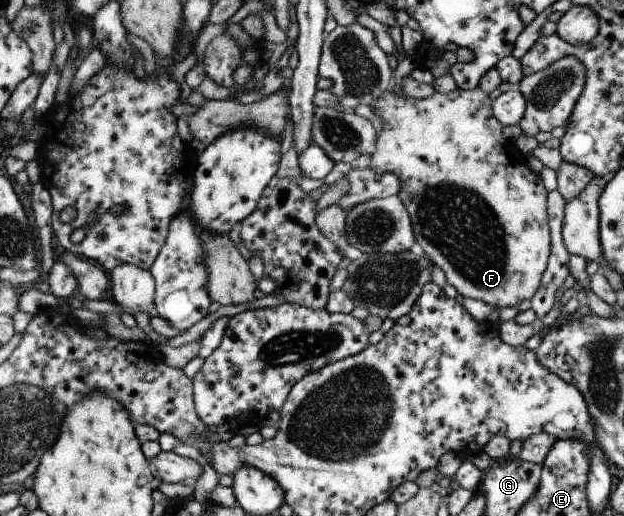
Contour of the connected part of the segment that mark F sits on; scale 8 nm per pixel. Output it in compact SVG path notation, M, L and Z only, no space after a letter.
M479 86L467 90L458 88L450 94L436 92L428 98L414 98L406 94L397 96L392 89L389 89L371 107L375 116L382 120L382 130L380 130L376 150L372 153L372 162L369 167L380 176L389 172L396 174L402 180L402 188L398 196L411 213L416 242L422 246L426 255L430 256L433 262L447 274L449 284L466 298L482 300L490 306L501 309L520 306L524 300L530 300L534 292L538 290L542 272L546 268L546 258L548 258L548 212L546 212L546 190L542 186L542 180L538 174L528 170L525 154L518 151L513 141L504 134L505 126L494 116L494 99L495 96L484 92Z

